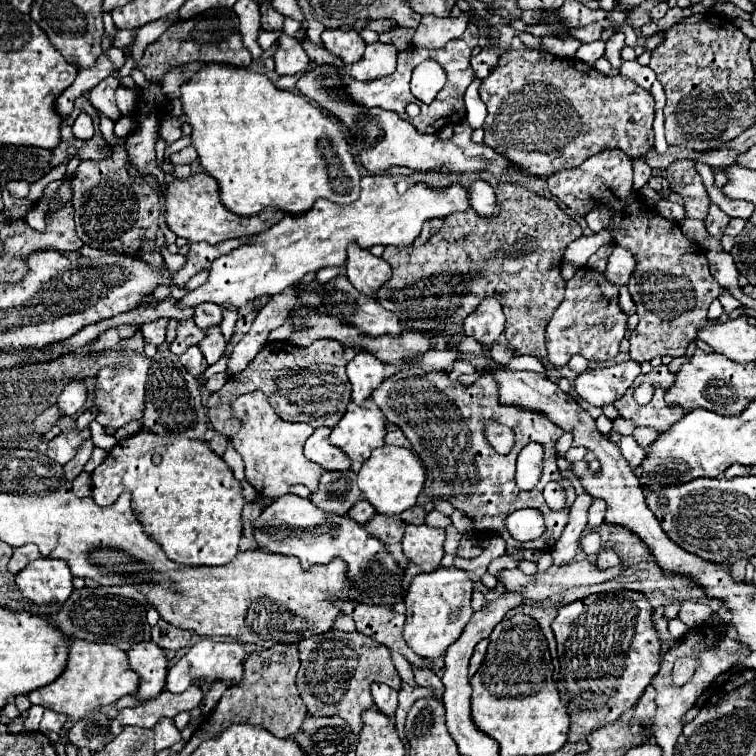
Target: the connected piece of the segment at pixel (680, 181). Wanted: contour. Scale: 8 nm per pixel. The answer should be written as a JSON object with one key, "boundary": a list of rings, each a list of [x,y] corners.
{"boundary":[[[675,160],[667,166],[667,182],[685,200],[687,218],[703,220],[709,212],[709,196],[691,160]]]}

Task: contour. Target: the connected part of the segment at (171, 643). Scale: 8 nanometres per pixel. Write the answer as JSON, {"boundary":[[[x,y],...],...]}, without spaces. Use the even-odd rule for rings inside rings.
{"boundary":[[[159,620],[157,626],[153,628],[151,636],[153,636],[153,642],[159,644],[163,650],[181,650],[181,648],[185,648],[189,644],[191,632],[175,628],[165,620]]]}

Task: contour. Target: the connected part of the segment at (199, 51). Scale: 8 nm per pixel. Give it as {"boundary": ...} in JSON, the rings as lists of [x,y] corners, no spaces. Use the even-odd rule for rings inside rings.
{"boundary":[[[215,8],[197,14],[191,20],[183,20],[171,26],[165,34],[161,34],[153,44],[149,44],[143,52],[143,58],[137,62],[137,68],[145,74],[147,80],[161,84],[165,74],[175,66],[183,66],[189,62],[215,62],[215,64],[229,64],[237,68],[249,68],[251,54],[241,42],[239,34],[239,18],[229,8]]]}

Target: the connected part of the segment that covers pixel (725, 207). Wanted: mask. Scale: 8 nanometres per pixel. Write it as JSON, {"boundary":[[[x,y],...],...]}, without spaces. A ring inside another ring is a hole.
{"boundary":[[[721,196],[721,198],[717,200],[717,206],[719,206],[725,214],[729,214],[731,218],[743,218],[743,220],[747,220],[747,218],[753,214],[753,210],[755,210],[755,206],[753,206],[751,202],[729,200],[729,198],[725,198],[725,196]]]}

